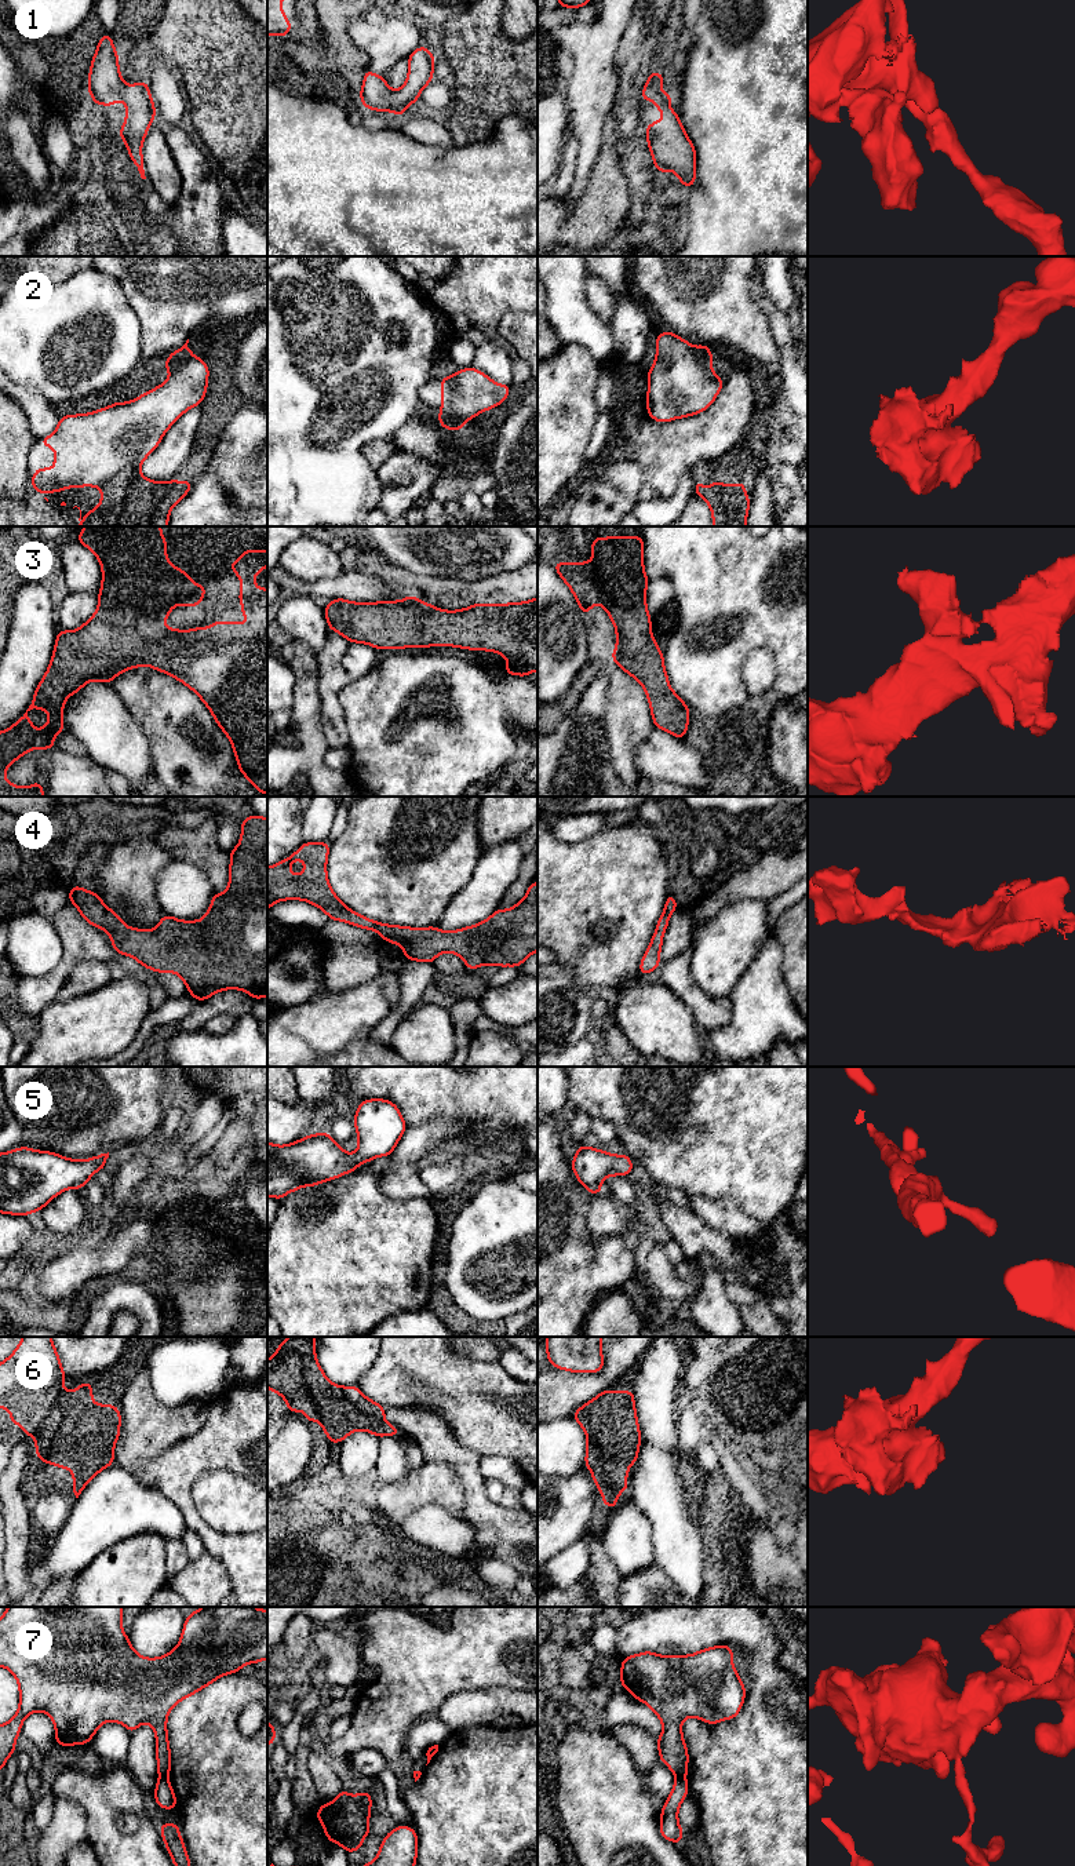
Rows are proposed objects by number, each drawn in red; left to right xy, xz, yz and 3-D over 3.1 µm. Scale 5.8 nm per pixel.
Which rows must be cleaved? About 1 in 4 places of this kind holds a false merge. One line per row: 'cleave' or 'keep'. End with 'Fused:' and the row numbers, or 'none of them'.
1: keep
2: cleave
3: keep
4: keep
5: keep
6: keep
7: cleave
Fused: 2, 7

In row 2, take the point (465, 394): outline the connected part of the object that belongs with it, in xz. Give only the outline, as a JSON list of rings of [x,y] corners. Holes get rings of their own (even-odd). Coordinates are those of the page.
[[[467,367],[441,378],[440,416],[470,420],[478,413],[500,405],[511,391],[511,386],[499,385],[481,371]]]

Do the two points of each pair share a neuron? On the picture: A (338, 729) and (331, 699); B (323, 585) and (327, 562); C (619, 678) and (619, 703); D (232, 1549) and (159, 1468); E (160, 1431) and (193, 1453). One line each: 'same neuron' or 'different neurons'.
A: same neuron
B: different neurons
C: same neuron
D: same neuron
E: different neurons

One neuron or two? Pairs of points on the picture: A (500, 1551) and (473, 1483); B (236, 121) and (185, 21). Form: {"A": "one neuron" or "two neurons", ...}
{"A": "one neuron", "B": "one neuron"}

